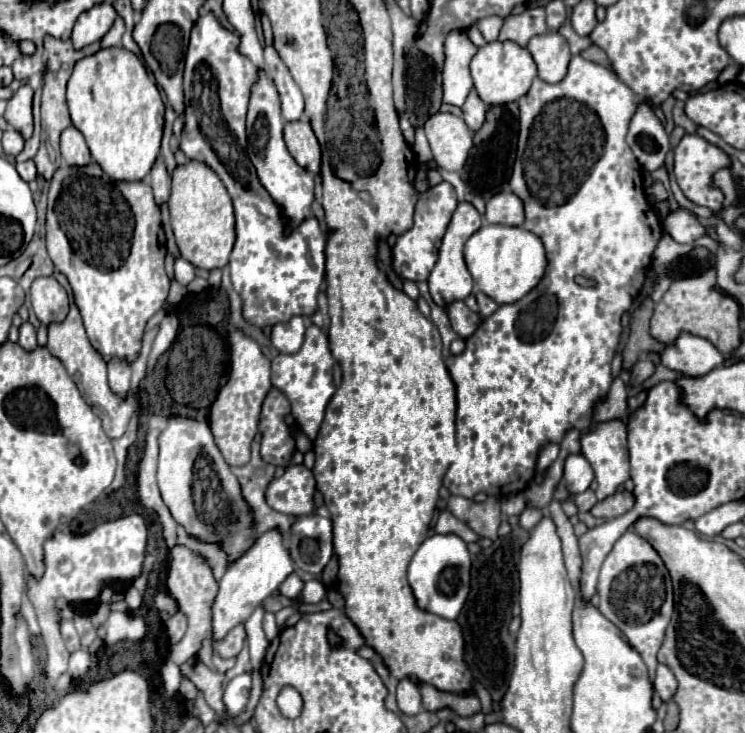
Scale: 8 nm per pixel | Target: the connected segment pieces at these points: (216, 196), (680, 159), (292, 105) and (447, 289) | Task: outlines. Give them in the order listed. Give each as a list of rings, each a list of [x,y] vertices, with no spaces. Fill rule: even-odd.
[[[189,161],[173,173],[173,189],[169,197],[171,227],[181,257],[199,269],[221,269],[227,265],[235,243],[235,215],[231,197],[215,175],[215,171],[199,161]]]
[[[685,133],[683,139],[679,141],[679,145],[675,147],[675,177],[679,187],[683,189],[685,197],[697,205],[705,205],[711,211],[719,211],[721,203],[723,203],[723,193],[719,189],[713,187],[713,173],[721,167],[729,167],[729,157],[715,145],[707,143],[703,137],[699,135],[691,135]]]
[[[273,45],[265,47],[265,65],[267,65],[267,71],[269,71],[279,95],[281,95],[283,119],[299,121],[303,115],[303,95]]]
[[[467,201],[459,203],[455,213],[453,213],[453,219],[447,227],[447,233],[443,237],[443,243],[441,243],[441,249],[439,249],[439,259],[437,259],[431,275],[429,275],[429,291],[431,291],[431,297],[437,305],[445,307],[447,303],[457,301],[457,299],[465,299],[471,293],[473,279],[471,279],[471,273],[467,271],[465,259],[463,259],[463,245],[481,227],[483,227],[483,217],[479,215],[479,211]]]

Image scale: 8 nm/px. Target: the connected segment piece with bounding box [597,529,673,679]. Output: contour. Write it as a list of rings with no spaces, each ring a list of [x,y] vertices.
[[[629,529],[627,533],[623,533],[603,561],[597,595],[599,611],[611,623],[615,623],[627,637],[629,645],[639,651],[653,679],[657,667],[657,653],[661,649],[665,627],[669,625],[673,613],[673,587],[671,577],[657,551],[635,531]]]

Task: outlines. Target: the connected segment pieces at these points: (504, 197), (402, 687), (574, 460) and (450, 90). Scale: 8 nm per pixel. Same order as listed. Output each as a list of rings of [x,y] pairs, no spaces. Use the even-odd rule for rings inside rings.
[[[497,193],[487,201],[487,211],[485,211],[487,223],[501,223],[501,225],[523,225],[525,215],[523,215],[523,203],[517,195],[513,193]]]
[[[403,677],[397,685],[397,705],[407,715],[415,715],[421,711],[419,685],[415,681],[411,681],[409,677]]]
[[[577,453],[577,455],[569,455],[565,461],[565,471],[563,471],[563,479],[565,479],[565,487],[571,495],[575,493],[583,493],[589,489],[591,481],[593,481],[593,469],[589,465],[589,461]]]
[[[451,31],[445,41],[445,67],[443,67],[443,103],[463,107],[473,89],[469,75],[469,61],[477,47],[467,39],[465,31]]]

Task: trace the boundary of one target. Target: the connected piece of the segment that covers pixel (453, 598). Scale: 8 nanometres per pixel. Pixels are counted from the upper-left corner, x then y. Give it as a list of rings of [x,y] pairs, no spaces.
[[[457,535],[427,537],[413,555],[407,571],[417,607],[443,619],[457,619],[469,595],[469,569],[471,555],[463,539],[459,539]]]

